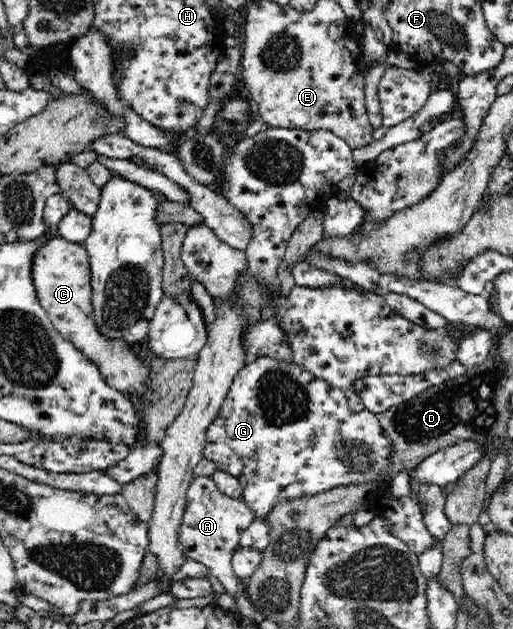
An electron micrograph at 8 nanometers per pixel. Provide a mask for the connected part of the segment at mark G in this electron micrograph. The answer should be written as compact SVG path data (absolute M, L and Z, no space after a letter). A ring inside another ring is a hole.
M260 356L260 358L247 363L231 383L217 418L208 427L206 442L203 446L203 457L215 462L216 470L225 471L231 474L232 477L239 479L239 482L243 485L242 497L243 501L247 503L247 508L252 510L257 520L263 520L267 518L270 510L274 509L275 505L282 504L283 501L294 500L297 497L314 496L314 494L325 493L326 490L331 490L331 488L351 483L368 483L372 485L372 488L379 488L381 485L390 484L393 476L395 476L394 471L390 470L391 451L391 440L387 439L386 432L383 431L382 423L379 422L377 415L367 409L361 412L351 411L347 395L342 388L333 386L330 382L323 379L317 380L317 377L314 378L308 371L295 366L291 361Z

